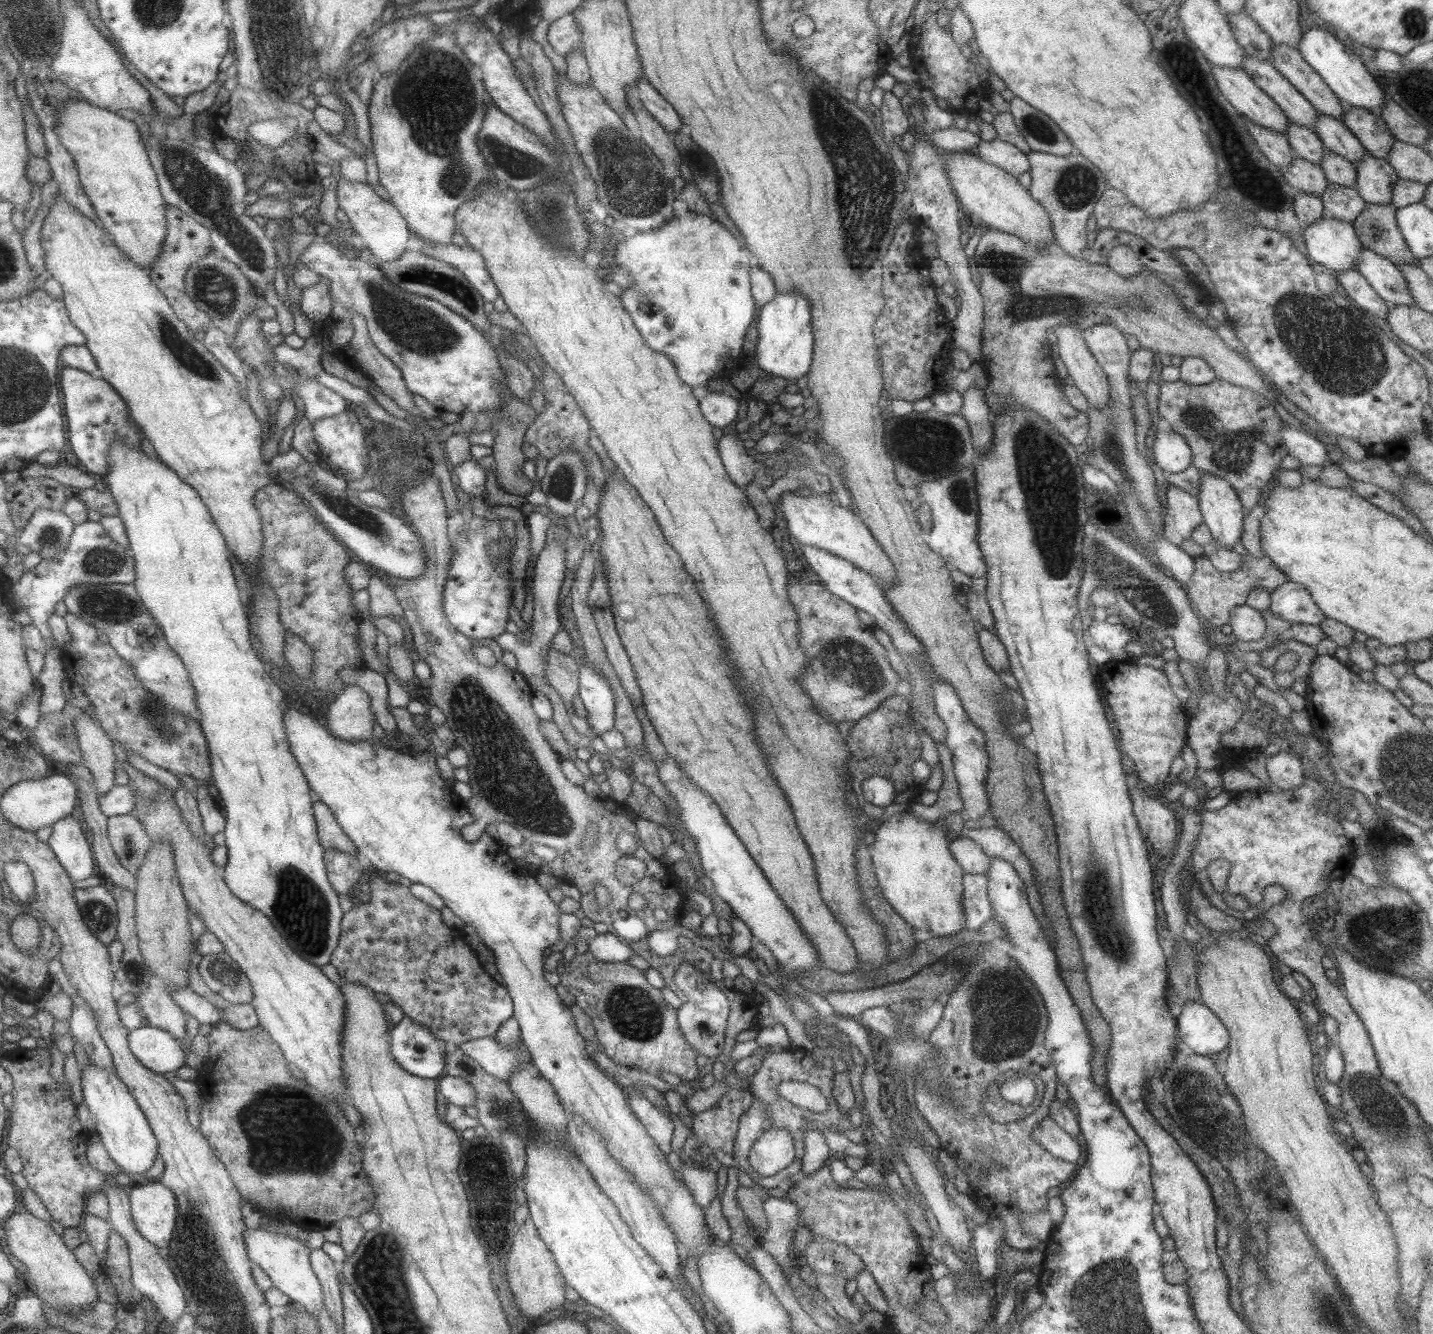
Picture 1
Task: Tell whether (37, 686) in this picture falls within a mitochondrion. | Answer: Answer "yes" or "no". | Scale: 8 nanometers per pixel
no

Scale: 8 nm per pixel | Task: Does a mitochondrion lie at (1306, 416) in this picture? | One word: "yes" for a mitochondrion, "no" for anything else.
no

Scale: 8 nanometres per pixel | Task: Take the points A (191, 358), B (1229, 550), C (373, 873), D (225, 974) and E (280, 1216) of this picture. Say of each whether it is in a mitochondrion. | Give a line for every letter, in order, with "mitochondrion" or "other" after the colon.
A: mitochondrion
B: other
C: other
D: mitochondrion
E: other

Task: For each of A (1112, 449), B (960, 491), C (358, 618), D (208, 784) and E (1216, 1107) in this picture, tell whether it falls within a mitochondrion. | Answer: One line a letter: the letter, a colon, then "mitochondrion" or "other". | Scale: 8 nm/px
A: mitochondrion
B: mitochondrion
C: other
D: other
E: mitochondrion

